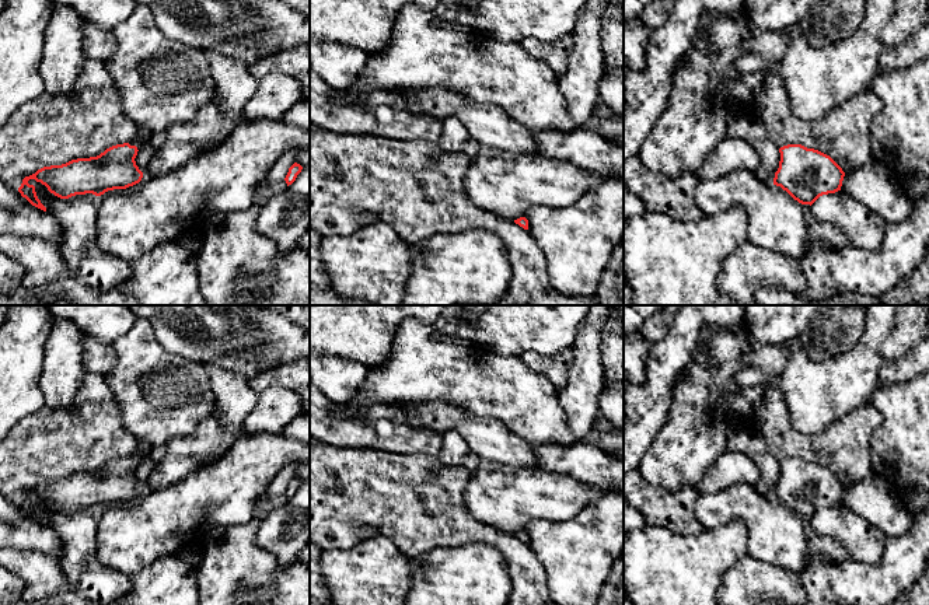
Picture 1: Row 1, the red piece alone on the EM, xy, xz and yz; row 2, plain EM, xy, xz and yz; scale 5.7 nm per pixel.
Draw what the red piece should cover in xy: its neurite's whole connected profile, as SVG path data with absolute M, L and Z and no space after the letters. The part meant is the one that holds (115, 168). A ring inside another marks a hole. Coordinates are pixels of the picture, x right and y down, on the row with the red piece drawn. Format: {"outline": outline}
{"outline": "M142 127L137 140L112 146L97 157L43 167L25 176L18 192L32 206L46 211L46 207L36 196L35 186L28 183L29 179L41 182L60 199L85 193L101 196L108 190L133 186L143 178L135 158L142 148L142 143L150 136L150 132Z"}

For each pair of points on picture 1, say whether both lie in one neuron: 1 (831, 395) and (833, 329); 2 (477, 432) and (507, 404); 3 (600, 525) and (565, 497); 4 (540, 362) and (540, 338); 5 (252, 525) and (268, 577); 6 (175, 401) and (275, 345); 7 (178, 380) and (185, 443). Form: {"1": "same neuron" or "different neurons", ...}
{"1": "different neurons", "2": "different neurons", "3": "different neurons", "4": "different neurons", "5": "same neuron", "6": "different neurons", "7": "different neurons"}

